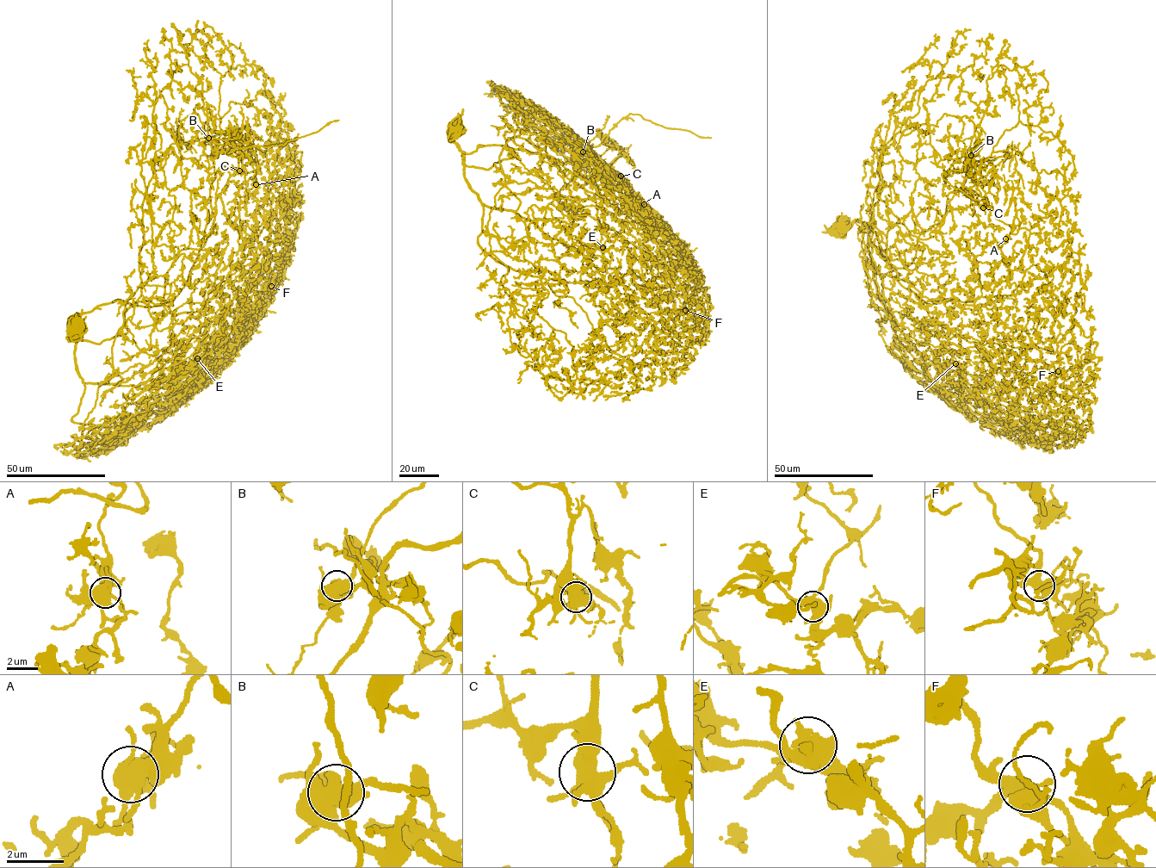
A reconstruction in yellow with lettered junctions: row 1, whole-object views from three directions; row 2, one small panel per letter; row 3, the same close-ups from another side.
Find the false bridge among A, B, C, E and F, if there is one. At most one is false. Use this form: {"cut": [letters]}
{"cut": ["B"]}

